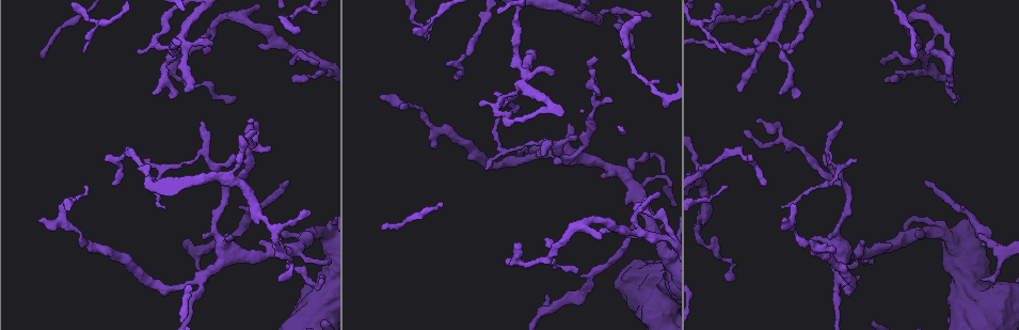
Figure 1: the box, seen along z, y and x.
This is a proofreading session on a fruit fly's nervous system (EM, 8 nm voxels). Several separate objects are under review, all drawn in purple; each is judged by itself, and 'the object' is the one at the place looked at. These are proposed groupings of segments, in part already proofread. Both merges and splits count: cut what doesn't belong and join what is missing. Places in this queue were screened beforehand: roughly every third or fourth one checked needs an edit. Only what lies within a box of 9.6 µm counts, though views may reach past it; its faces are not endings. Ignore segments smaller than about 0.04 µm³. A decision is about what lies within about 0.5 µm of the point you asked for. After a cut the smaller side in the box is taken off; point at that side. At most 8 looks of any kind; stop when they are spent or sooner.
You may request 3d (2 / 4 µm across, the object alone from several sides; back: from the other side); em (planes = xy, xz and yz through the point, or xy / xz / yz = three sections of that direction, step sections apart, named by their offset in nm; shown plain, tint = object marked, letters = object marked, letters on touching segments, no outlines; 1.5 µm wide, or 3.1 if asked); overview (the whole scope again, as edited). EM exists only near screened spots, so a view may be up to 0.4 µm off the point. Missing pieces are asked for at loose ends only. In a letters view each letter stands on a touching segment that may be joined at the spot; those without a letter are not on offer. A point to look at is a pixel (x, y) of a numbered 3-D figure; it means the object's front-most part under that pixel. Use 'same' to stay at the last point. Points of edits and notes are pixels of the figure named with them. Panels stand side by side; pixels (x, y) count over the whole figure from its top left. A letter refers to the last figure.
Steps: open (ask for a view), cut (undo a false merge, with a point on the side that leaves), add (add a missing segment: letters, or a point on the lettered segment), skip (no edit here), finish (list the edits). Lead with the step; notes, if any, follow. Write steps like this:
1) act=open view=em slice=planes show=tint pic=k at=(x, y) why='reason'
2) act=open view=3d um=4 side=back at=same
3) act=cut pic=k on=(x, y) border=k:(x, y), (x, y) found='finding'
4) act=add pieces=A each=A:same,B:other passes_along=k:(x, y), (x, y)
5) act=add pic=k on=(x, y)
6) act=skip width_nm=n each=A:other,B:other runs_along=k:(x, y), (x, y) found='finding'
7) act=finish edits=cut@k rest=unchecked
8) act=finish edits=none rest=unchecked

act=open view=3d um=4 pic=1 at=(199, 278) why='sudden change in width'

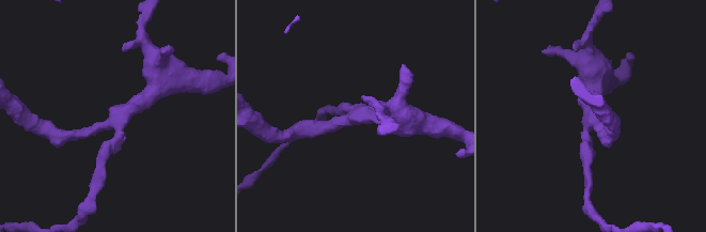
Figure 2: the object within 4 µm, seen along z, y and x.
act=open view=em slice=planes show=letters pic=2 at=(356, 117) arms=3 arm_widths_nm=200,200,340

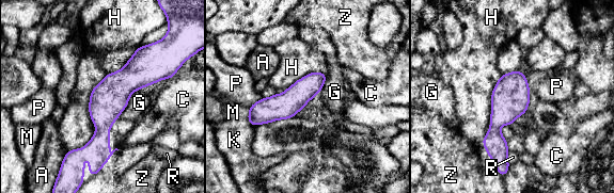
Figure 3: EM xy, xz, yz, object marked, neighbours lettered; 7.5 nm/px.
act=skip longest_contact=H:550nm each=A:other,C:other,G:other,H:other,K:other,M:other,P:other,R:other,Z:other runs_along=3:(139, 51), (92, 159) found='one neuron here'

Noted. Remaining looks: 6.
act=open view=em slice=yz step=8 show=tint pic=1 at=(781, 207) why='thin end'

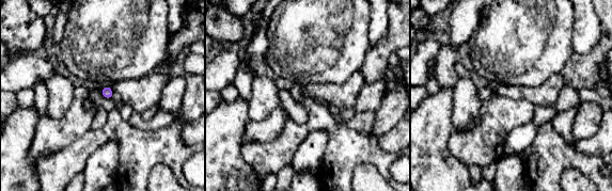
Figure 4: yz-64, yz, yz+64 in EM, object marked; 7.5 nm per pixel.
act=open view=em slice=planes show=letters at=same

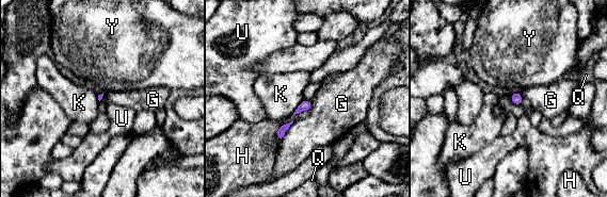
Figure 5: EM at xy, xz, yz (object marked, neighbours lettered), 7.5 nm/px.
act=skip each=G:other,H:other,K:other,Q:other,U:other,Y:other border=5:(304, 99), (292, 113) found='none of them fits'

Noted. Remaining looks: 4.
act=open view=em slice=planes show=plain pic=1 at=(946, 64) why='sharp bend'

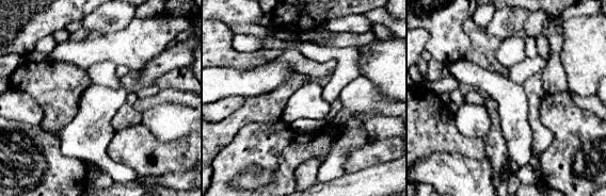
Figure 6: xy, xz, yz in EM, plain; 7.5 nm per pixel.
act=open view=em slice=planes show=letters at=same

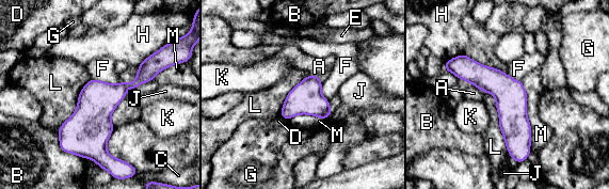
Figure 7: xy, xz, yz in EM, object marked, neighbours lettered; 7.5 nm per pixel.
act=skip width_nm=240 longest_contact=M:600nm each=A:other,B:other,C:other,D:other,E:other,F:other,G:other,H:other,J:other,K:other,L:other,M:other found='all the same neuron'

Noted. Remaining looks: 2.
act=finish edits=none rest=unchecked

